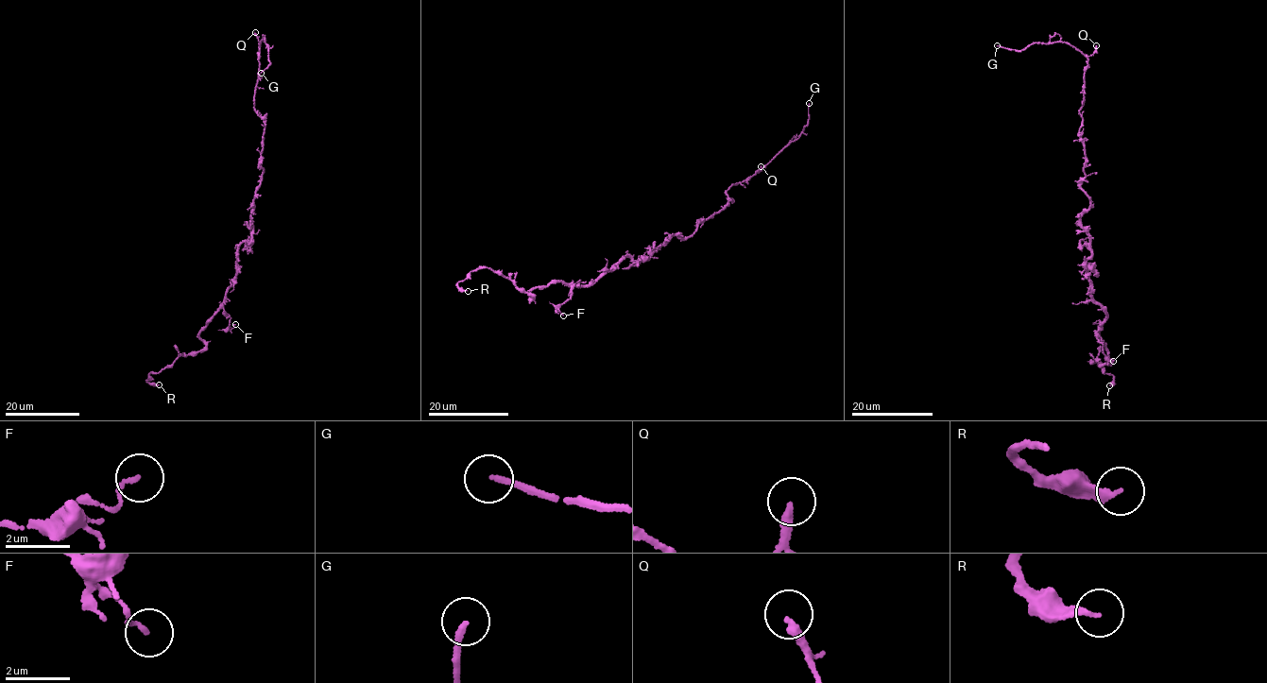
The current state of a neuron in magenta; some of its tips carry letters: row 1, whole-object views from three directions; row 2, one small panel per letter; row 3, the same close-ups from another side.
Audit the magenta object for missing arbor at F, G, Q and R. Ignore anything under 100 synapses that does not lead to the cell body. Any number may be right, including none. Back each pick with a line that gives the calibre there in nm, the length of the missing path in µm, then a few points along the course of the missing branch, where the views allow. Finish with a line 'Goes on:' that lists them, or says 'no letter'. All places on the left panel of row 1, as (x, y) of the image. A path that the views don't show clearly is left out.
G: 170 nm thick; about 3 µm are missing
Goes on: G

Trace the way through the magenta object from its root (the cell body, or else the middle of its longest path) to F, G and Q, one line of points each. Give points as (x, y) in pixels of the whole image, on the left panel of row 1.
F: (252, 213), (252, 241), (240, 245), (236, 278), (223, 304), (224, 314), (231, 317), (228, 328), (235, 324)
G: (252, 213), (264, 170), (265, 122), (253, 101), (263, 40), (270, 63), (261, 73)
Q: (252, 213), (254, 195), (262, 179), (261, 152), (265, 128), (263, 118), (254, 108), (260, 52), (255, 32)

